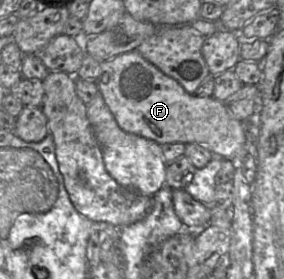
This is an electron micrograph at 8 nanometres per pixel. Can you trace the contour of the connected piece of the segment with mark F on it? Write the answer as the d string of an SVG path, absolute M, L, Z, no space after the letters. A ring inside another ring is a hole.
M137 51L122 53L101 62L100 75L96 84L117 124L125 132L142 136L159 145L175 142L201 144L208 148L213 155L237 163L242 163L249 154L243 123L228 113L223 102L214 97L189 94L175 79L164 74Z

